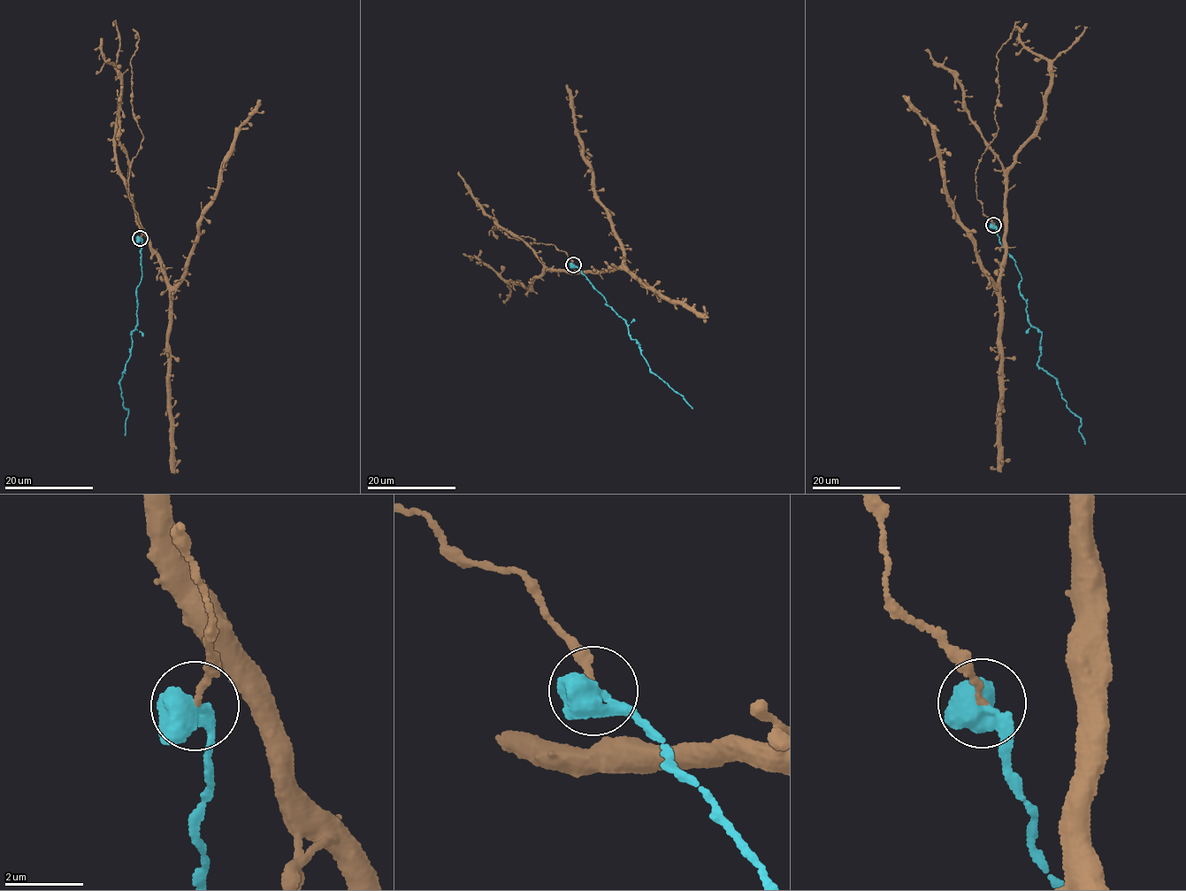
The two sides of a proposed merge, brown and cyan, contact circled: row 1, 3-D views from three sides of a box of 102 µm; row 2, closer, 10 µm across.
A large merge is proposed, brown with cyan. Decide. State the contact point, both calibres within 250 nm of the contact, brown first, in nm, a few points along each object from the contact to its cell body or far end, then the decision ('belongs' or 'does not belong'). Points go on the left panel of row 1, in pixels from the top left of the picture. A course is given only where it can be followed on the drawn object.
at (140, 238); 140 nm thick on the brown side, 550 nm on the other; brown runs (141, 238), (128, 195), (130, 166), (135, 222), (165, 281), (179, 282), (234, 131), (260, 99); cyan runs (141, 238), (137, 325), (131, 335), (131, 355), (120, 380), (122, 405), (128, 410), (124, 435); belongs

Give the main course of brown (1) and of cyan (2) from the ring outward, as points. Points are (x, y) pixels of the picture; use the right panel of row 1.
1: (993, 226), (976, 198), (987, 149), (1005, 174), (1006, 247), (996, 283), (949, 197), (935, 128), (903, 95)
2: (993, 226), (1020, 274), (1027, 320), (1041, 334), (1037, 365), (1056, 380), (1067, 408), (1079, 418), (1085, 444)

